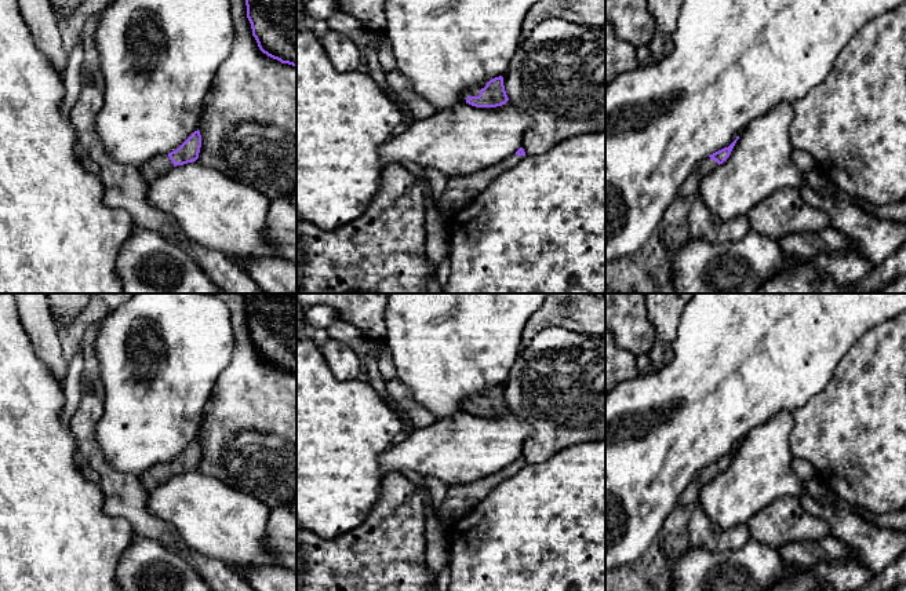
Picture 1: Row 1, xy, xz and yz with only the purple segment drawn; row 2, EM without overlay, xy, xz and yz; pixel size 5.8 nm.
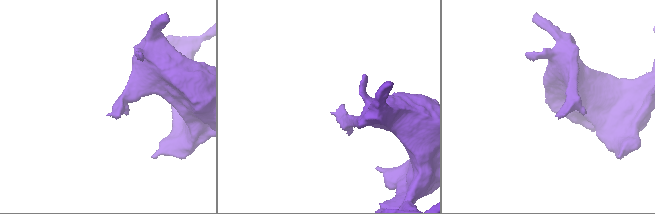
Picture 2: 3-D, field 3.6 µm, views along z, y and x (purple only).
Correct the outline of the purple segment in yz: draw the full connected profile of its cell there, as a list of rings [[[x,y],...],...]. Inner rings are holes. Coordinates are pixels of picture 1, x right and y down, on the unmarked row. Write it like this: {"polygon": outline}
{"polygon": [[[736,445],[736,448],[728,456],[724,456],[710,463],[709,466],[703,467],[696,474],[696,477],[689,482],[689,485],[684,489],[677,504],[694,507],[698,501],[701,489],[709,482],[712,482],[720,473],[723,473],[729,466],[738,448],[739,445]]]}

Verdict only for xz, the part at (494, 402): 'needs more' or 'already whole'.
needs more

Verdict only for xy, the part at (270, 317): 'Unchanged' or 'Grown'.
Unchanged

